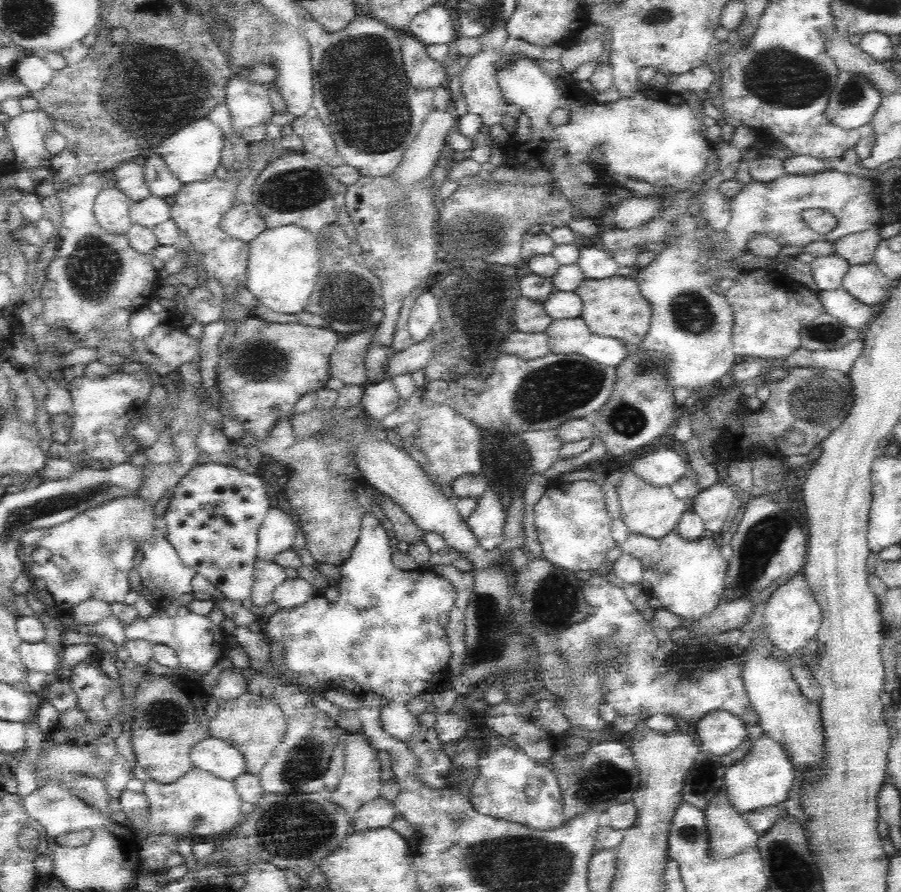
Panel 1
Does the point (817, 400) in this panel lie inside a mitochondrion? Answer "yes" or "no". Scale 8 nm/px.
yes

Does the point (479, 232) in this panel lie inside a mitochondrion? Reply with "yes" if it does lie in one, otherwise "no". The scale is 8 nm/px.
yes

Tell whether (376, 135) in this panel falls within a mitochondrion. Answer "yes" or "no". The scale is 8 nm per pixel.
yes

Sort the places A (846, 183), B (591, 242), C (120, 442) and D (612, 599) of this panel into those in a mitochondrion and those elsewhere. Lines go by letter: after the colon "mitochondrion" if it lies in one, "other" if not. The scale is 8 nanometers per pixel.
A: other
B: other
C: other
D: other

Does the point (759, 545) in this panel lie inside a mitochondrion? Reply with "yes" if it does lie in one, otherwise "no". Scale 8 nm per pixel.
yes

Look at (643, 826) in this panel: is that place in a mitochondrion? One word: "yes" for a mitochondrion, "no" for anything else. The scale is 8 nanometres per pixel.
no

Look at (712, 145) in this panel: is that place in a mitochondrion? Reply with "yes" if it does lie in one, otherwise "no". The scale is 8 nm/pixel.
no

